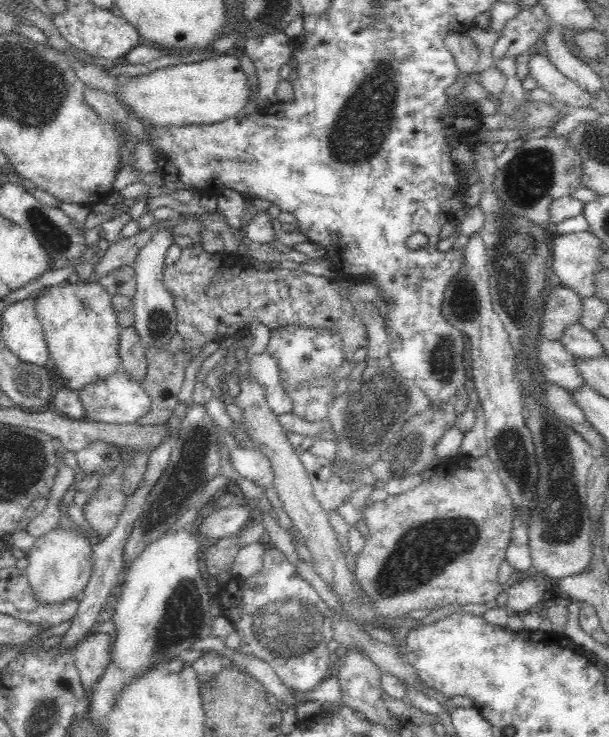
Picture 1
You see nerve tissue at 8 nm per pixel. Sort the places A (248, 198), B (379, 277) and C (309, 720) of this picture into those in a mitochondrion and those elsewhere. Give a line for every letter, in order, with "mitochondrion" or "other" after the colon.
A: other
B: other
C: other

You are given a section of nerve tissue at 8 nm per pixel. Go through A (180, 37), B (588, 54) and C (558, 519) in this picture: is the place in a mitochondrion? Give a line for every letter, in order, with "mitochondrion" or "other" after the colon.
A: other
B: other
C: mitochondrion

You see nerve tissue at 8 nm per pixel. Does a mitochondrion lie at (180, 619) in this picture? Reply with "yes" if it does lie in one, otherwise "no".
yes

